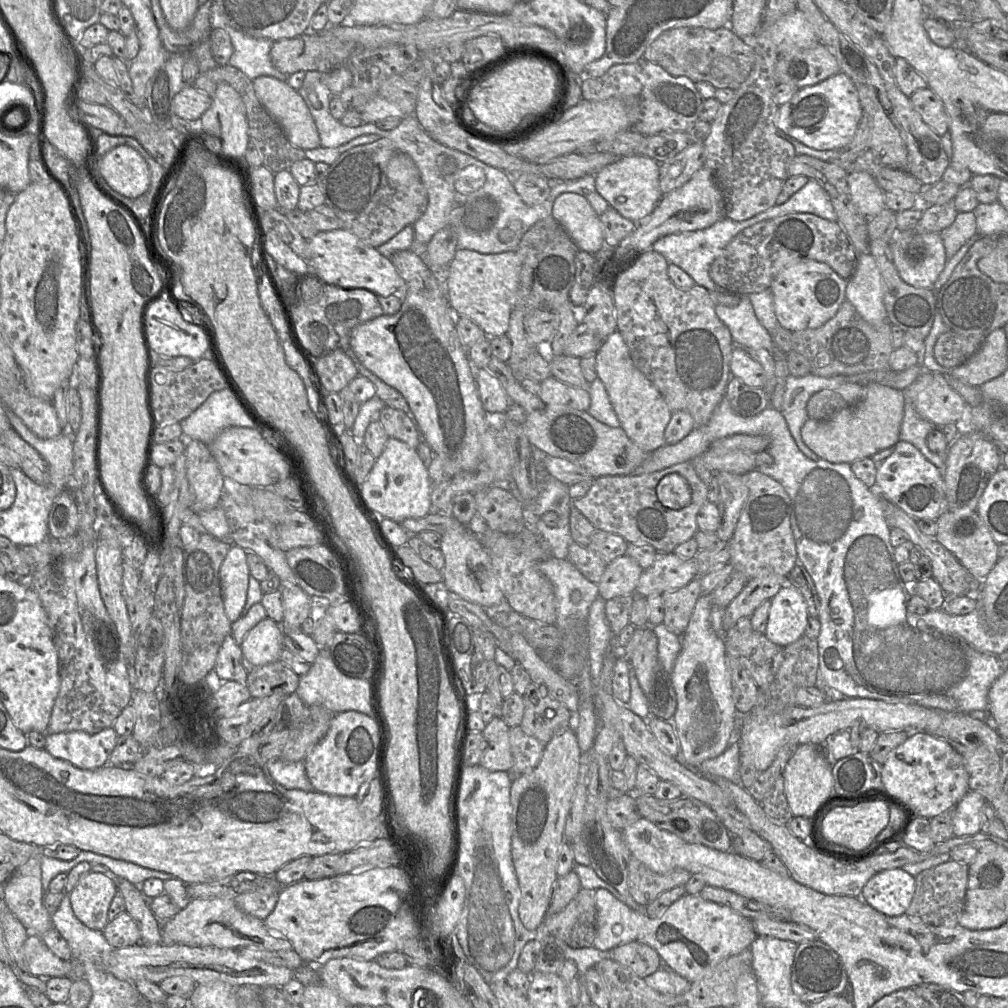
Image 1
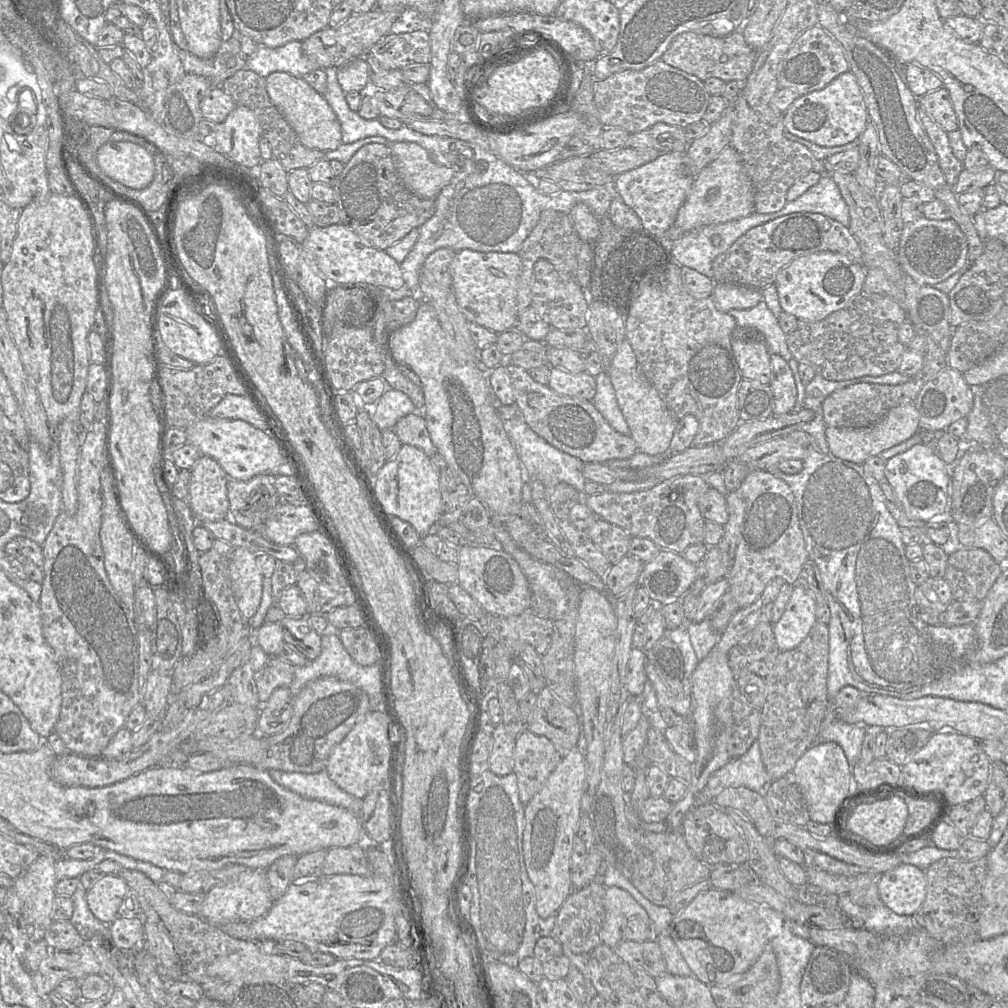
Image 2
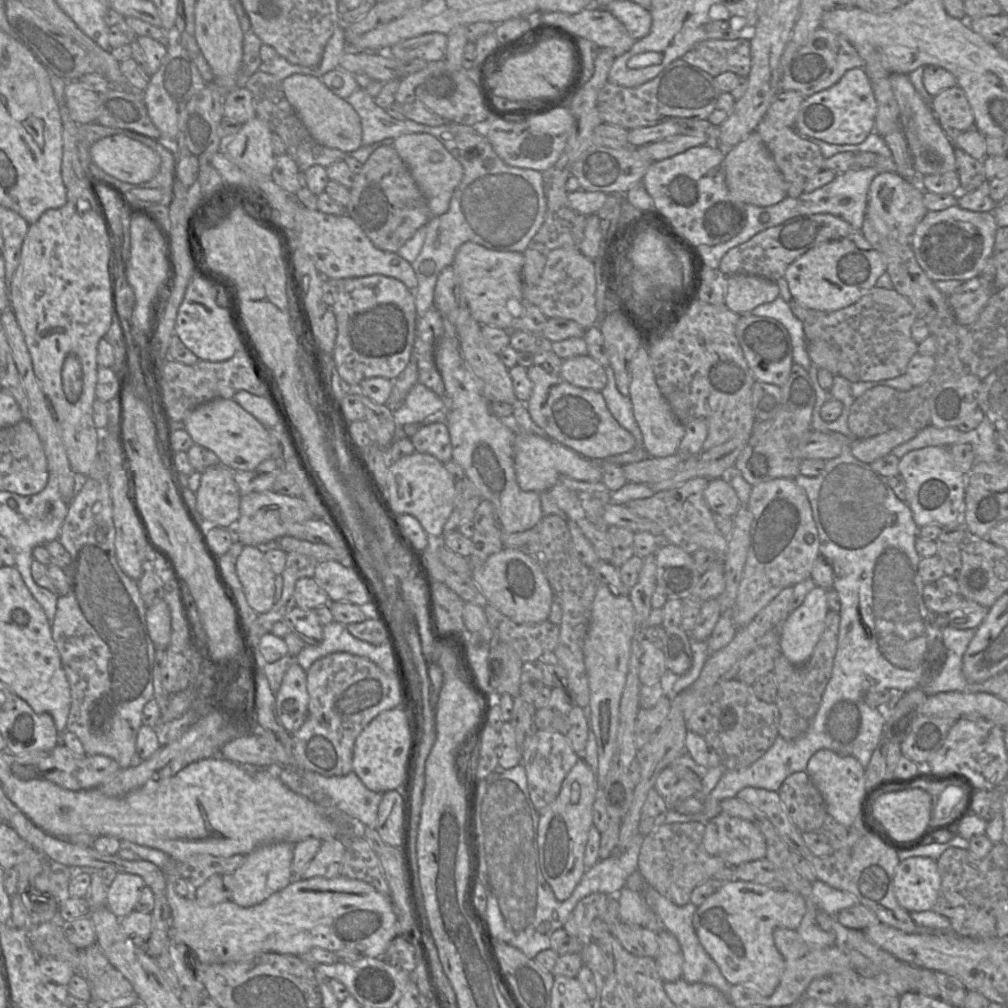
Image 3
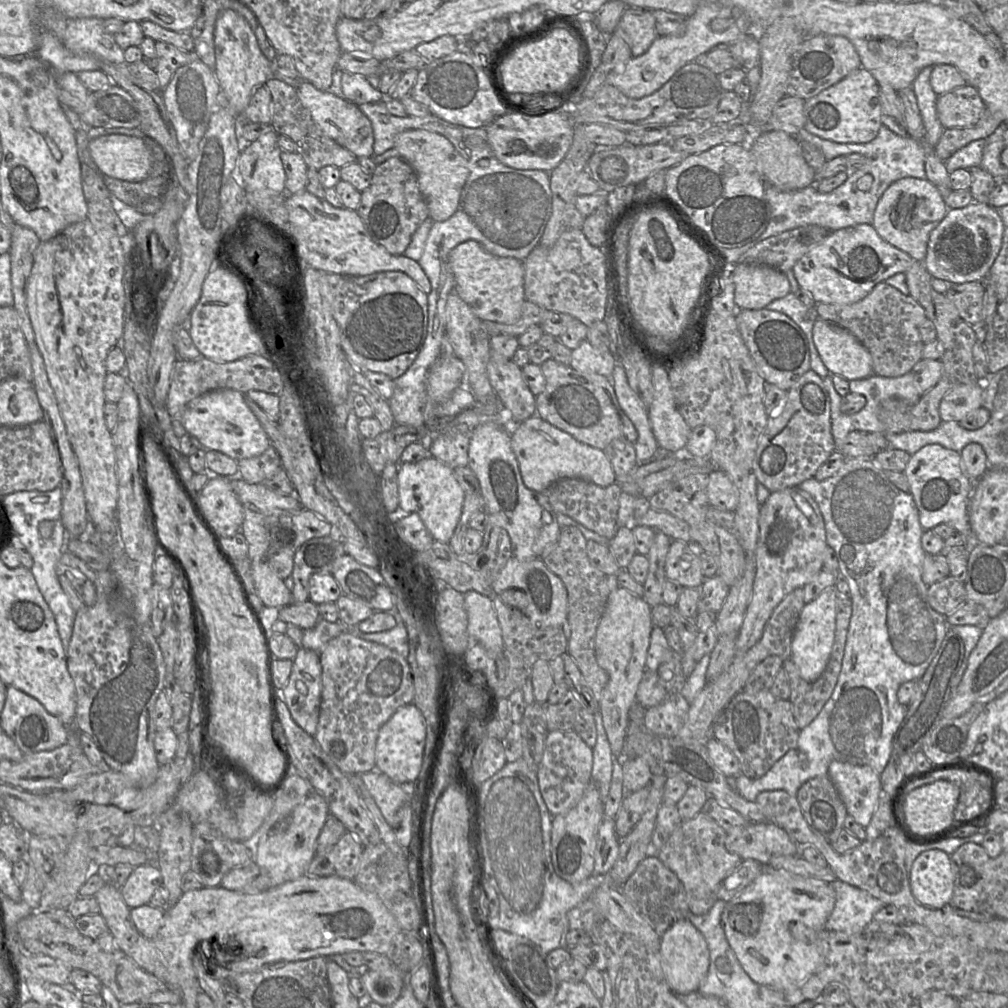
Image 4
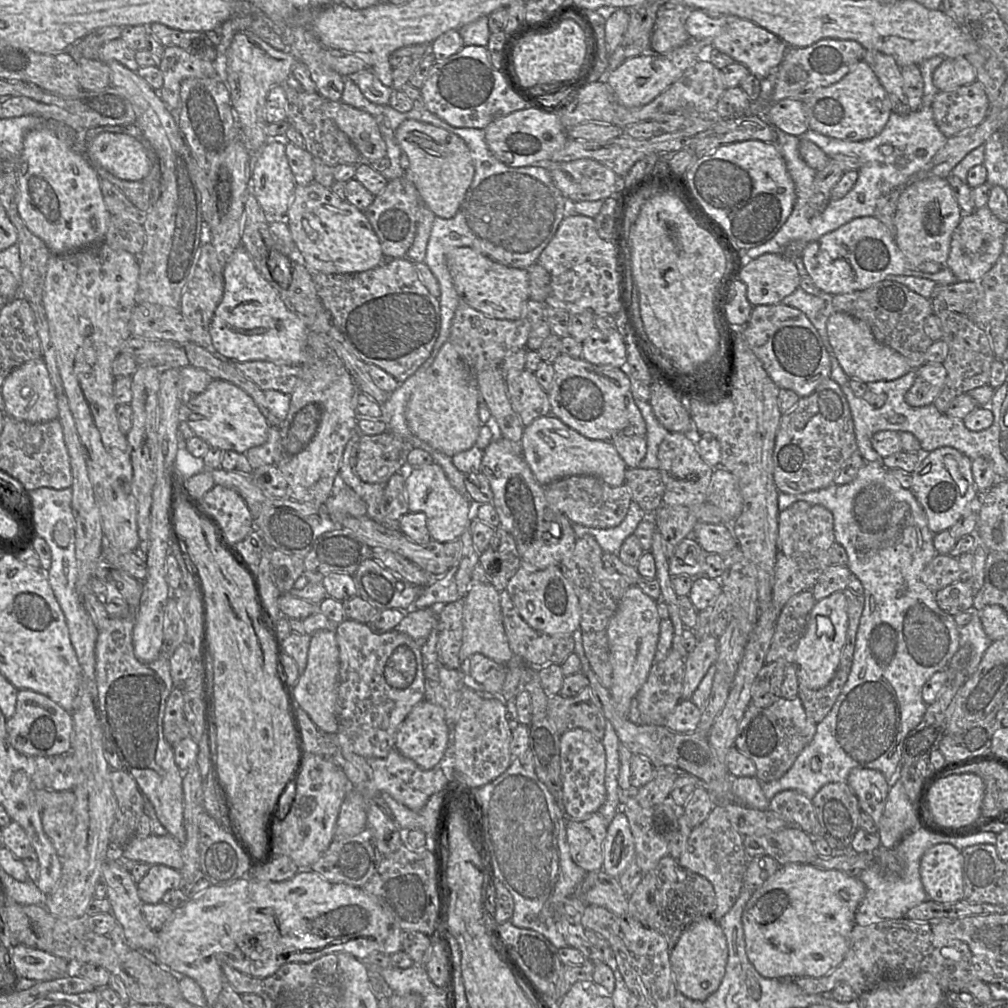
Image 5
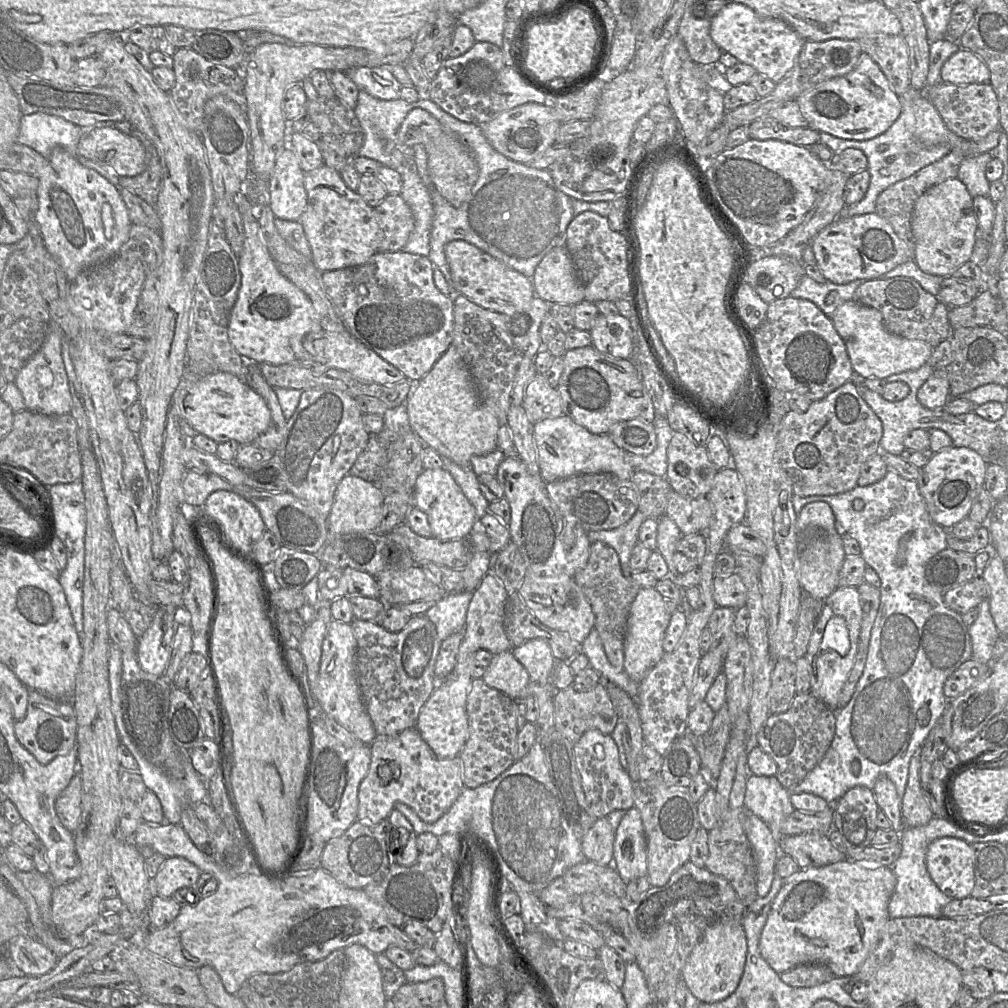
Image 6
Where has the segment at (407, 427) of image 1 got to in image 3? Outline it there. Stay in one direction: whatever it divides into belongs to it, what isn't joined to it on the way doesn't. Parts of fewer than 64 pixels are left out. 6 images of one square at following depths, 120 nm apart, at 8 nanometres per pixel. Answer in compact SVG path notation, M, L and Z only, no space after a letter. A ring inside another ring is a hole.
M444 421L421 427L411 438L415 450L434 456L442 463L452 460L452 444Z

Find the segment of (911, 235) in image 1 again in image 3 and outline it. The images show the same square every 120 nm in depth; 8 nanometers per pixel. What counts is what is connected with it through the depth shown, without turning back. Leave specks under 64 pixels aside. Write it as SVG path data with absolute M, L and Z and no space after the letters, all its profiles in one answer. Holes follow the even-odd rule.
M955 205L942 211L928 212L917 224L910 246L914 256L931 281L960 280L963 282L980 276L986 261L992 256L998 226L993 212L973 212Z

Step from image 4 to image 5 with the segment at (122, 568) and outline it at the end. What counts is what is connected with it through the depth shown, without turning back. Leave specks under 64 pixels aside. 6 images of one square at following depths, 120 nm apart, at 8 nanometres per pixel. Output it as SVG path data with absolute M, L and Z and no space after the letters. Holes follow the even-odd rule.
M135 609L133 616L108 619L108 625L98 629L95 643L95 679L97 685L97 712L103 730L104 748L116 750L127 771L136 781L143 796L152 804L157 819L167 831L181 844L185 841L183 772L175 762L172 746L163 734L163 718L166 701L174 688L170 675L169 661L161 655L151 662L140 662L135 654L132 643L132 631L135 624Z

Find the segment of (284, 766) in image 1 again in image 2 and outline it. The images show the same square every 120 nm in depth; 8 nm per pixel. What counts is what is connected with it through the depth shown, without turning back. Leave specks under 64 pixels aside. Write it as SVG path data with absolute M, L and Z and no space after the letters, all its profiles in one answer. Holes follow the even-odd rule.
M272 769L268 772L276 783L304 798L336 805L358 817L360 815L362 799L338 787L325 770L318 773L302 773Z

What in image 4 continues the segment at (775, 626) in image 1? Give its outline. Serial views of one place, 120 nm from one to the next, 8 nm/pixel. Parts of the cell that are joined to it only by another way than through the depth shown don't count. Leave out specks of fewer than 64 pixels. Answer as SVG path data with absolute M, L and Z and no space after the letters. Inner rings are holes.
M829 588L803 607L794 631L790 659L805 681L816 681L825 670L834 643L835 629L836 593Z

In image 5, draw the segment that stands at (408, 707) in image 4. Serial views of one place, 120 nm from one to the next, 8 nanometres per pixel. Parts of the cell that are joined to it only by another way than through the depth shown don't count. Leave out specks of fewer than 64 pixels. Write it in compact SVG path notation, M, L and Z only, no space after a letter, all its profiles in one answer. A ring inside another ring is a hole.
M423 699L412 708L400 725L394 748L404 757L413 760L420 768L430 770L444 759L448 739L449 729L444 709Z

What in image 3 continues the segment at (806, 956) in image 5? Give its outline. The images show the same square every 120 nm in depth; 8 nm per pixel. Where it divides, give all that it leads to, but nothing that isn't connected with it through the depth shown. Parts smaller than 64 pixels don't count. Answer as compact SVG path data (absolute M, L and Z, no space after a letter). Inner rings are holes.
M734 880L723 887L721 887L717 892L710 895L698 908L693 915L693 927L695 929L696 935L699 942L708 953L708 955L713 959L713 961L719 967L724 978L732 985L738 985L743 983L752 983L756 985L764 995L771 995L780 983L782 973L785 968L785 961L774 943L774 931L777 928L787 928L796 930L806 913L806 902L805 899L798 893L784 890L781 888L772 888L769 886L746 882L740 880Z

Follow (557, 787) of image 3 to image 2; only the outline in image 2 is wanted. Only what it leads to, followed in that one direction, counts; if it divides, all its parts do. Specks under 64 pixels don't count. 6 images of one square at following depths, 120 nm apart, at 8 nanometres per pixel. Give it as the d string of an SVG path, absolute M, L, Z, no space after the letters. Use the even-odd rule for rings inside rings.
M525 729L515 742L513 772L517 776L520 799L527 804L546 784L562 759L553 742Z

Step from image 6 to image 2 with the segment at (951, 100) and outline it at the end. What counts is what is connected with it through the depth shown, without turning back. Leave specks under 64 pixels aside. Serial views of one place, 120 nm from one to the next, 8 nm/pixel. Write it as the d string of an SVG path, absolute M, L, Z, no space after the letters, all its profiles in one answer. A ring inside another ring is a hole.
M945 87L938 88L919 98L921 109L945 132L958 130L959 122L950 93Z

